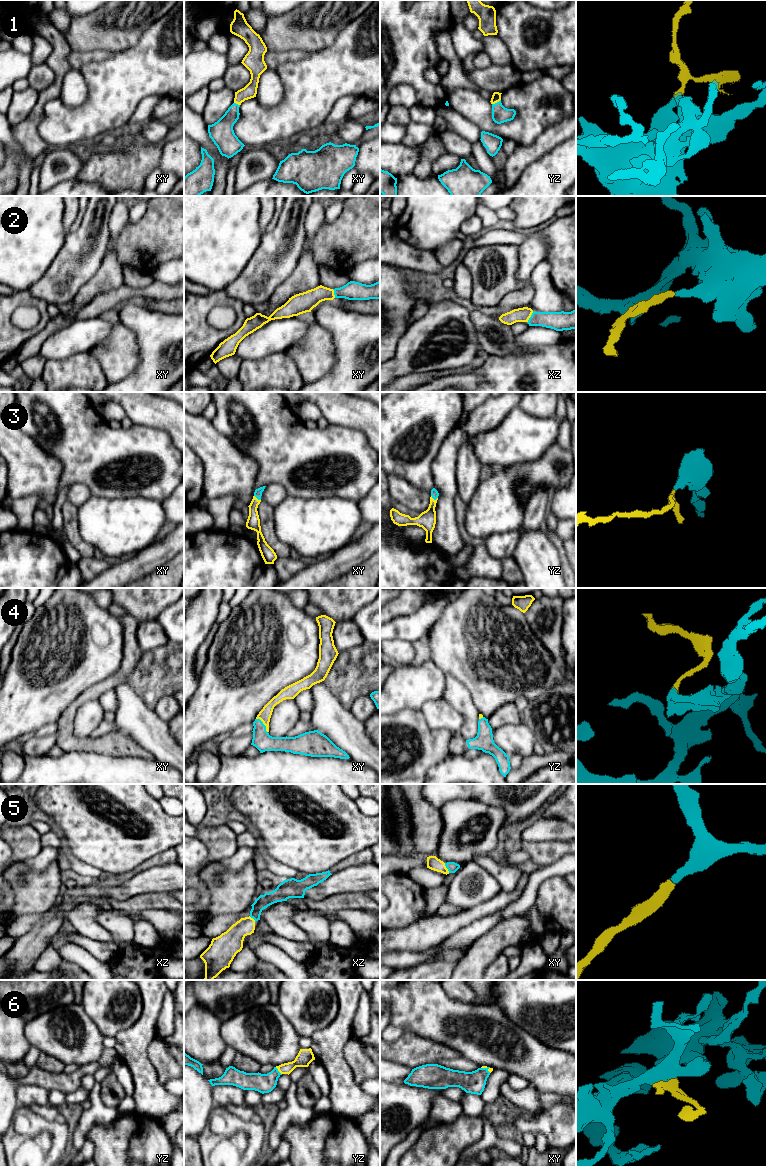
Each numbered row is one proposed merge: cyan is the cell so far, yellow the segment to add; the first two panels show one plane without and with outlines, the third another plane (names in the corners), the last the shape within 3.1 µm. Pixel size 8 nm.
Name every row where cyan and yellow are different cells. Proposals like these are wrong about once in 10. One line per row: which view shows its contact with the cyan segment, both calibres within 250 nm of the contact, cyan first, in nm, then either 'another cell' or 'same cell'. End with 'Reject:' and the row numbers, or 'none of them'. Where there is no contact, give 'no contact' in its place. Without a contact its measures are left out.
1: yz | 140/80 nm | same cell
2: xz | 160/110 nm | same cell
3: yz | 60/140 nm | same cell
4: xy | 150/100 nm | same cell
5: xy | 90/110 nm | same cell
6: yz | 160/130 nm | same cell
Reject: none of them

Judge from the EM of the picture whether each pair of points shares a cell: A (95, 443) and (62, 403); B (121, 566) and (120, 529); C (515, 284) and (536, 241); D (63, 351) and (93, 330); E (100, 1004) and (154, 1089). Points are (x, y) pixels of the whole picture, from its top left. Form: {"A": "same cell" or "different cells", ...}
{"A": "same cell", "B": "different cells", "C": "different cells", "D": "same cell", "E": "different cells"}

